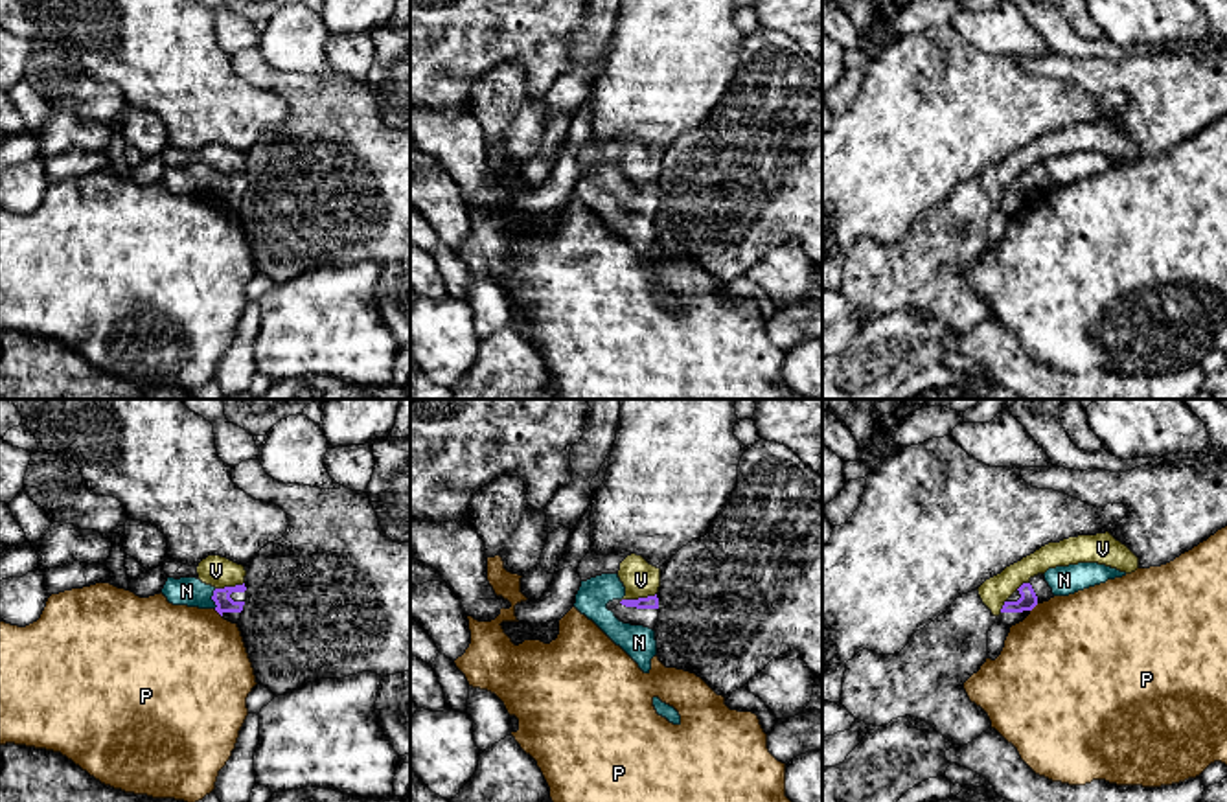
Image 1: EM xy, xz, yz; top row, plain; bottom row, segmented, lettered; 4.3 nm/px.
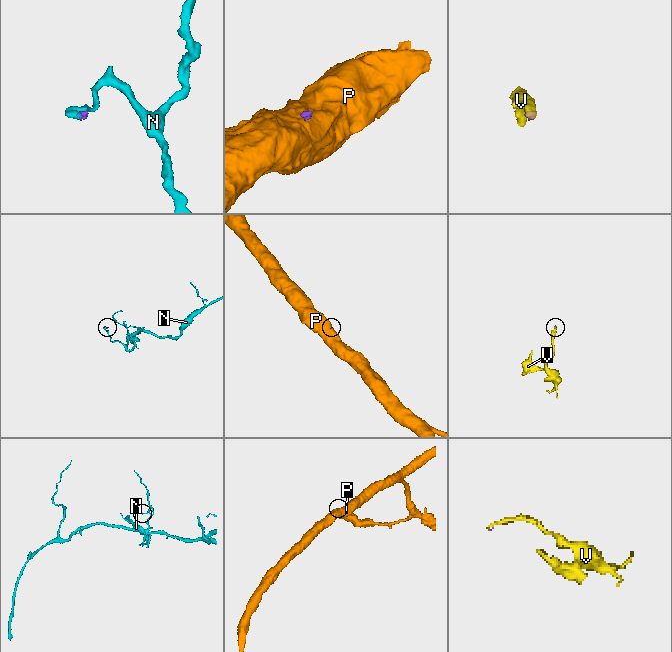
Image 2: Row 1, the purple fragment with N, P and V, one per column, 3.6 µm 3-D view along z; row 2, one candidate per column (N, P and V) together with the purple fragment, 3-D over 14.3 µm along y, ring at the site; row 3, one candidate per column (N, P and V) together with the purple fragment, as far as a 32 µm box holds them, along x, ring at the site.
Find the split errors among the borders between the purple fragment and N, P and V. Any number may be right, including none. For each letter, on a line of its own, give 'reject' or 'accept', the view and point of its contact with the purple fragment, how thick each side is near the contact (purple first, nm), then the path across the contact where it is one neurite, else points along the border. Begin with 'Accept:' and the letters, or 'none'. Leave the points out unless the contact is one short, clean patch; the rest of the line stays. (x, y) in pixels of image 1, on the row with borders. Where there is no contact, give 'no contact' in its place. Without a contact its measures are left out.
Accept: N
N: accept | xy (212, 598) | 80/130 nm | across xy (221, 596), (212, 598), (186, 591)
P: reject | xy (217, 611) | 80/480 nm | along xy (214, 609), (221, 617)
V: reject | xz (639, 598) | 60/160 nm | along xz (655, 593), (620, 602)

